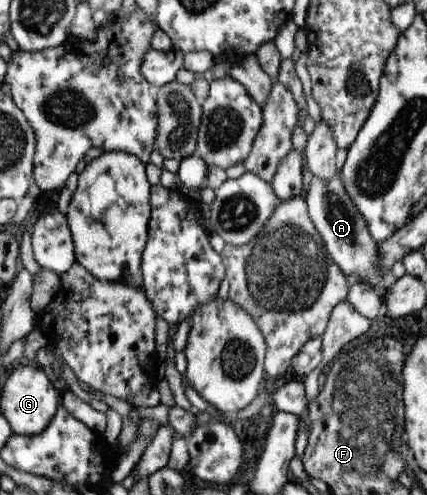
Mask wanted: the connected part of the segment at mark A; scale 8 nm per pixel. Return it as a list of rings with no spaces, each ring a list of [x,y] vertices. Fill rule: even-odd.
[[[339,175],[324,182],[313,176],[310,181],[310,187],[306,190],[304,196],[306,211],[309,219],[318,231],[322,239],[325,250],[328,251],[334,264],[349,278],[354,276],[358,282],[364,283],[378,292],[378,298],[383,300],[383,294],[390,286],[393,280],[389,272],[379,270],[377,266],[377,242],[370,236],[366,228],[365,220],[361,214],[358,214],[354,203],[346,195]]]

